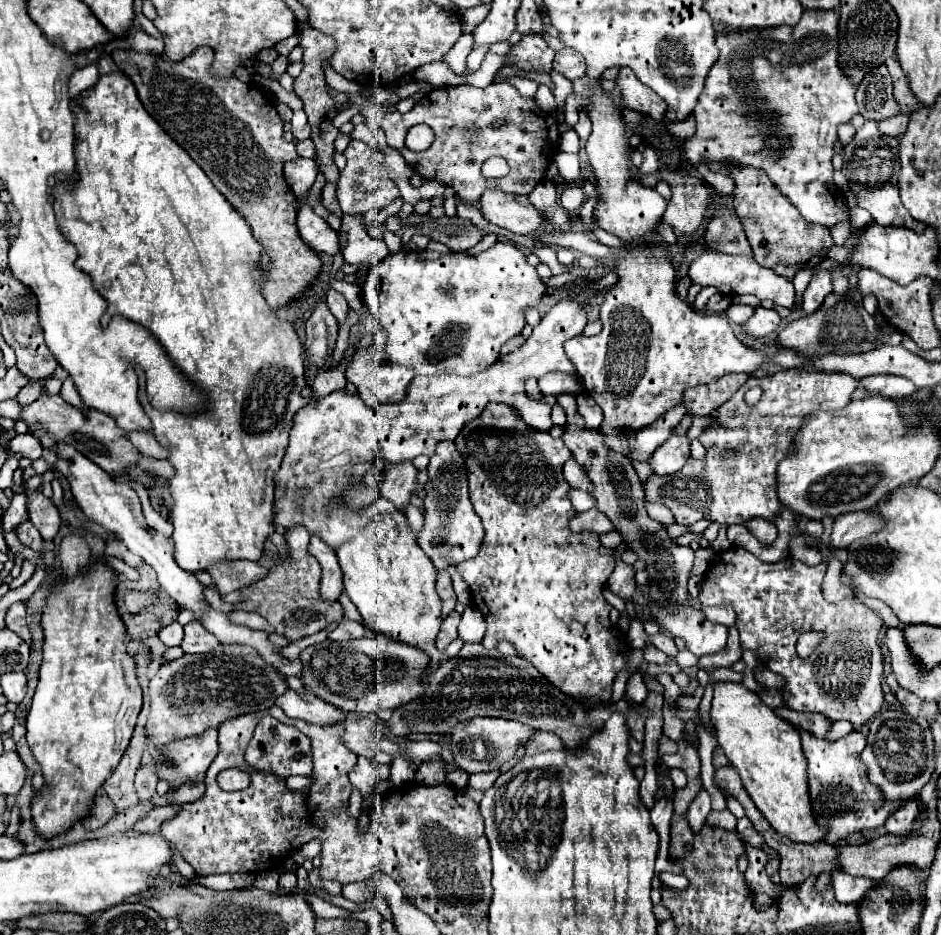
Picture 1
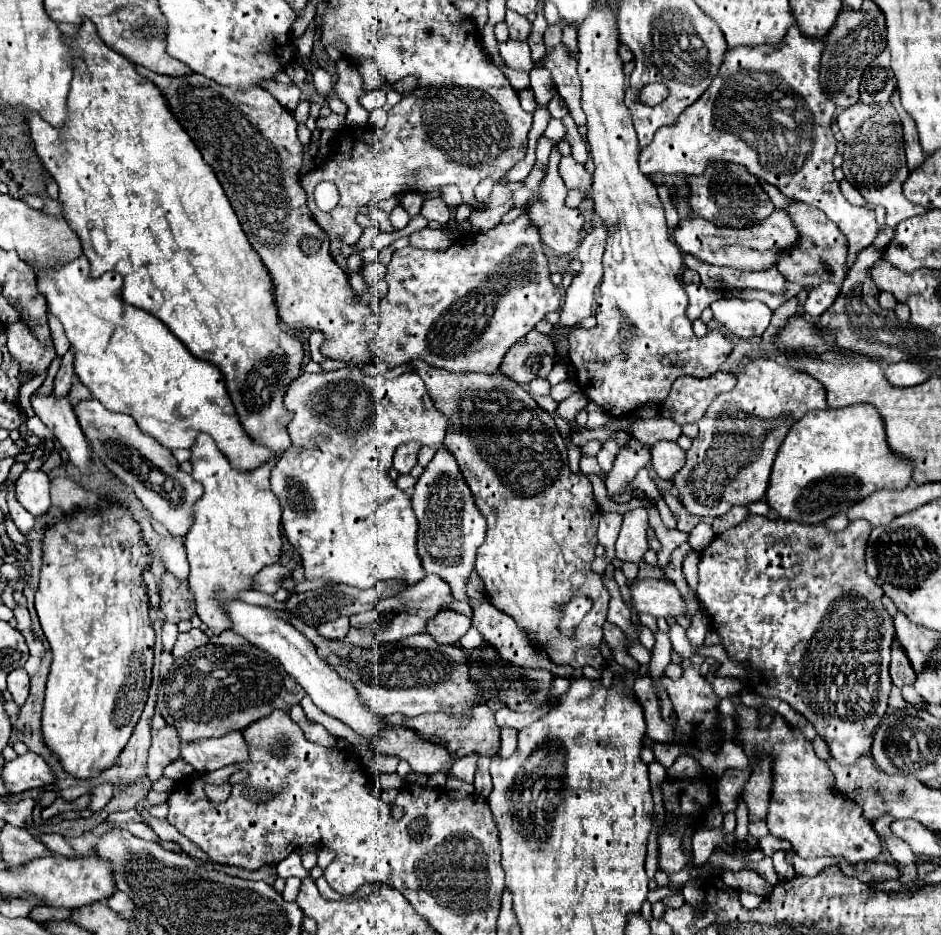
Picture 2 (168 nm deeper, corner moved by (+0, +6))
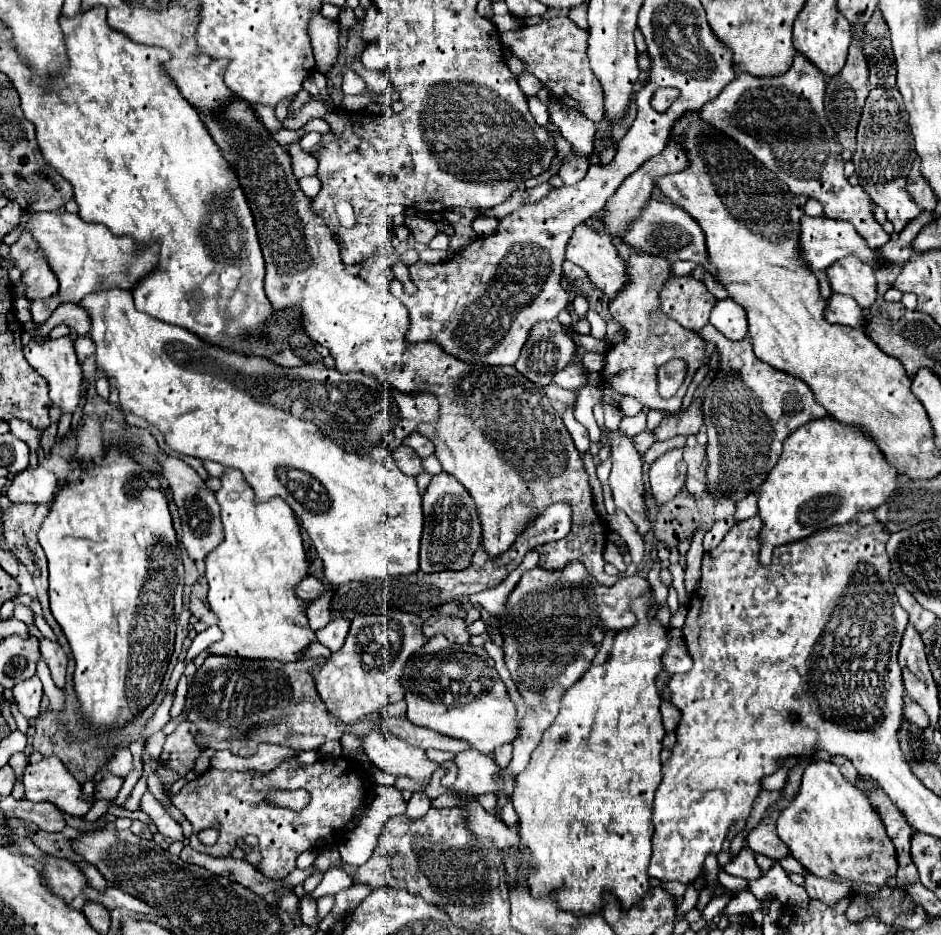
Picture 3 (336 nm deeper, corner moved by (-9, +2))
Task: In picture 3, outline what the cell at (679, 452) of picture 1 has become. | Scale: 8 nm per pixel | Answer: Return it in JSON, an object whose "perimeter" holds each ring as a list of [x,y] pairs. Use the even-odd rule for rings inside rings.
{"perimeter":[[[671,449],[657,461],[653,461],[649,469],[649,483],[657,503],[671,501],[671,497],[675,497],[683,489],[685,477],[687,463],[683,459],[683,449]]]}

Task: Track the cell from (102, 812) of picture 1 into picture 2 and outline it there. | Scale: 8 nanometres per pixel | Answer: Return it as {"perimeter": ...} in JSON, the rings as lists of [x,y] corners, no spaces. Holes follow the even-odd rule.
{"perimeter":[[[98,785],[92,789],[92,801],[90,801],[90,809],[92,811],[100,811],[110,799],[112,799],[112,785]]]}

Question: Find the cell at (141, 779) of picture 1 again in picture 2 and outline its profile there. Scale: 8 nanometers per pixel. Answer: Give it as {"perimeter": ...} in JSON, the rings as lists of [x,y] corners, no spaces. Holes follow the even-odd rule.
{"perimeter":[[[166,725],[152,733],[150,757],[148,757],[148,777],[158,781],[166,765],[174,763],[180,757],[180,737],[172,725]]]}

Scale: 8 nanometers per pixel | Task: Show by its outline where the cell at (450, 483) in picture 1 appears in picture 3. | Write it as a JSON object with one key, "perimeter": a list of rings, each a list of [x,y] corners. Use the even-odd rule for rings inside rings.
{"perimeter":[[[441,471],[431,477],[423,493],[423,513],[425,529],[421,539],[421,571],[423,573],[441,573],[441,571],[463,571],[471,565],[475,551],[481,547],[481,525],[477,519],[477,507],[469,491]]]}

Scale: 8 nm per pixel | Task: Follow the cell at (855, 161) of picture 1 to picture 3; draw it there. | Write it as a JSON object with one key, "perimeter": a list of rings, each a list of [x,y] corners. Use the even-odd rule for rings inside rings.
{"perimeter":[[[885,87],[871,89],[857,127],[857,149],[853,153],[853,163],[855,173],[859,175],[859,185],[877,205],[887,211],[887,219],[895,225],[895,233],[901,233],[909,221],[923,213],[905,189],[907,173],[915,157],[915,143],[911,141],[911,127],[907,125],[907,111],[903,109],[899,91]]]}

